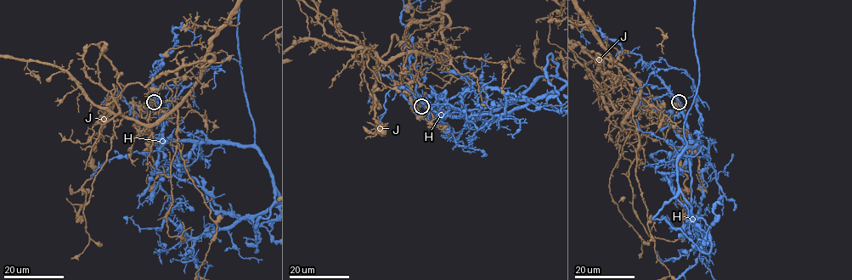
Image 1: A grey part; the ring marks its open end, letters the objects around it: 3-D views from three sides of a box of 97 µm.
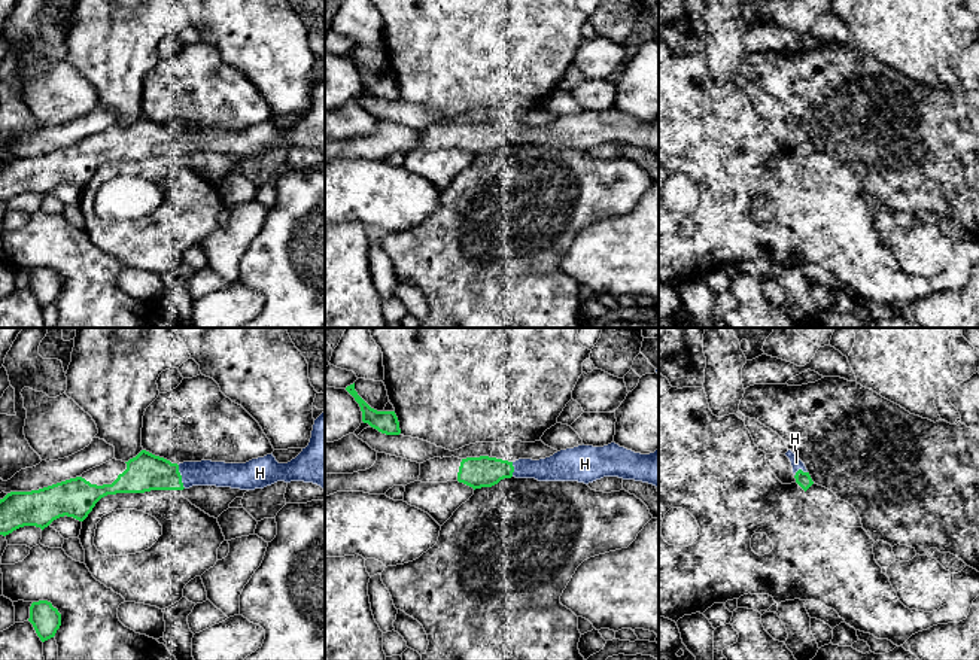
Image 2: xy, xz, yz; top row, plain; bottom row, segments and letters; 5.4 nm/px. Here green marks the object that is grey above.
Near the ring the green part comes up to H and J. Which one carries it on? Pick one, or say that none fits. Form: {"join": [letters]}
{"join": ["H"]}

